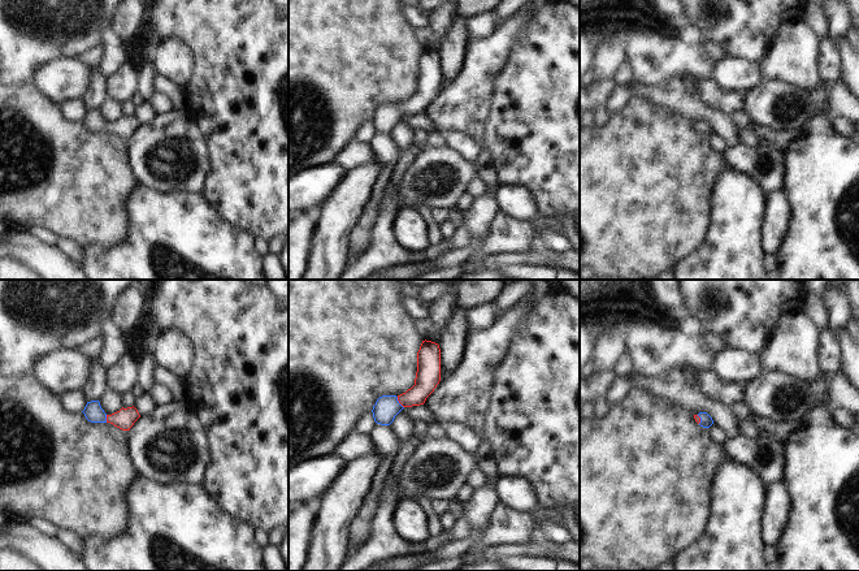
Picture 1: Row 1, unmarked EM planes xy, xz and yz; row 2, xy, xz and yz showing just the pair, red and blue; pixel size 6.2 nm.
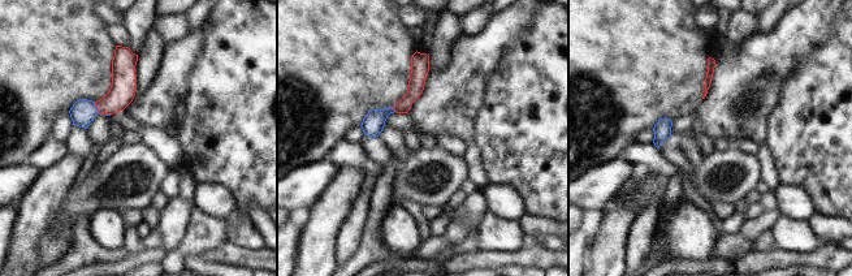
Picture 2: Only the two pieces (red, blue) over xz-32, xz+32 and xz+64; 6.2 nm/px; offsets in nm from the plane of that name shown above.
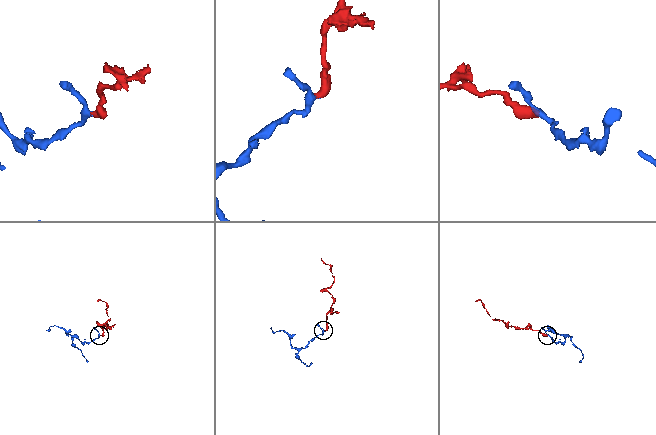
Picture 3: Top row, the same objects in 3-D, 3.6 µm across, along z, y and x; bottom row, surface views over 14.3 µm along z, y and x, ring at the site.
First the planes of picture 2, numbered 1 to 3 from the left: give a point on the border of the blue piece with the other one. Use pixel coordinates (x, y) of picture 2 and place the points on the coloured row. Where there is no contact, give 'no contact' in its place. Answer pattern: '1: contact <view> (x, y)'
1: contact xz-32 (96, 107)
2: contact xz+32 (394, 110)
3: no contact

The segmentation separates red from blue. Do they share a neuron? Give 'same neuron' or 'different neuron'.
same neuron

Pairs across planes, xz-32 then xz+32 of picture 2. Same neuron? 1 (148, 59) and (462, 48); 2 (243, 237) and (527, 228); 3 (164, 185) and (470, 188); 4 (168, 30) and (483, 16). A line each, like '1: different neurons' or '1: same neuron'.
1: different neurons
2: different neurons
3: same neuron
4: same neuron

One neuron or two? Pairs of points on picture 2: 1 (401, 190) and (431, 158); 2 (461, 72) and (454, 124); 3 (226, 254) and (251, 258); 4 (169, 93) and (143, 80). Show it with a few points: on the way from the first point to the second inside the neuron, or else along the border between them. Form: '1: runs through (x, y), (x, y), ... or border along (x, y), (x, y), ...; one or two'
1: runs through (410, 181), (416, 175), (416, 168), (422, 165); one
2: runs through (459, 85), (448, 100), (452, 111); one
3: runs through (233, 255), (245, 257); one
4: border along (161, 54), (161, 61), (154, 80), (133, 102); two

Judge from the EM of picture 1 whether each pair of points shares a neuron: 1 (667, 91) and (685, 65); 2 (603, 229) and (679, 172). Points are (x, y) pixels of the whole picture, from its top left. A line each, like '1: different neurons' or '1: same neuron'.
1: different neurons
2: same neuron

